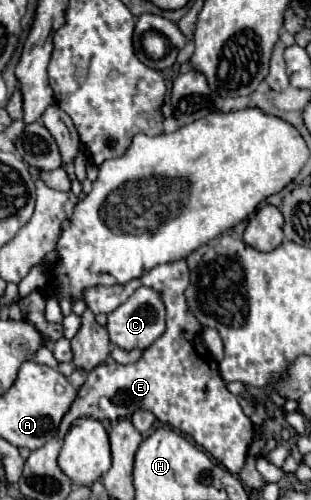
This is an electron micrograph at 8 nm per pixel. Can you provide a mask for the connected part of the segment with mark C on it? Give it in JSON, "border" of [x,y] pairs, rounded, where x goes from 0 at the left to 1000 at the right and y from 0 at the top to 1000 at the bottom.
{"border":[[[444,576],[392,612],[379,612],[341,644],[341,660],[354,672],[354,684],[392,700],[431,700],[431,696],[476,696],[502,676],[514,676],[514,668],[527,668],[534,660],[534,616],[527,604],[514,596],[508,584],[495,584],[489,576]]]}

